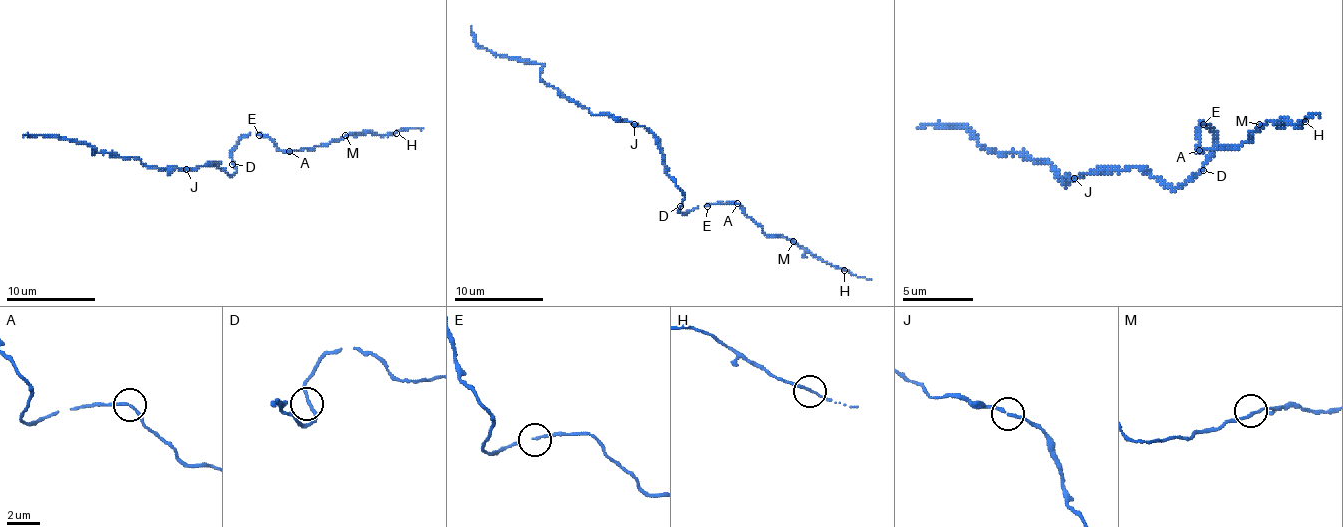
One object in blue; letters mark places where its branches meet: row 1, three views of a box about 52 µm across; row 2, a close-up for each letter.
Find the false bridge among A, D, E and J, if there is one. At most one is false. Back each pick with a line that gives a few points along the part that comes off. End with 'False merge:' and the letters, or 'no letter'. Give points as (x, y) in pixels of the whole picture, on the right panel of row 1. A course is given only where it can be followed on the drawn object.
False merge: no letter

